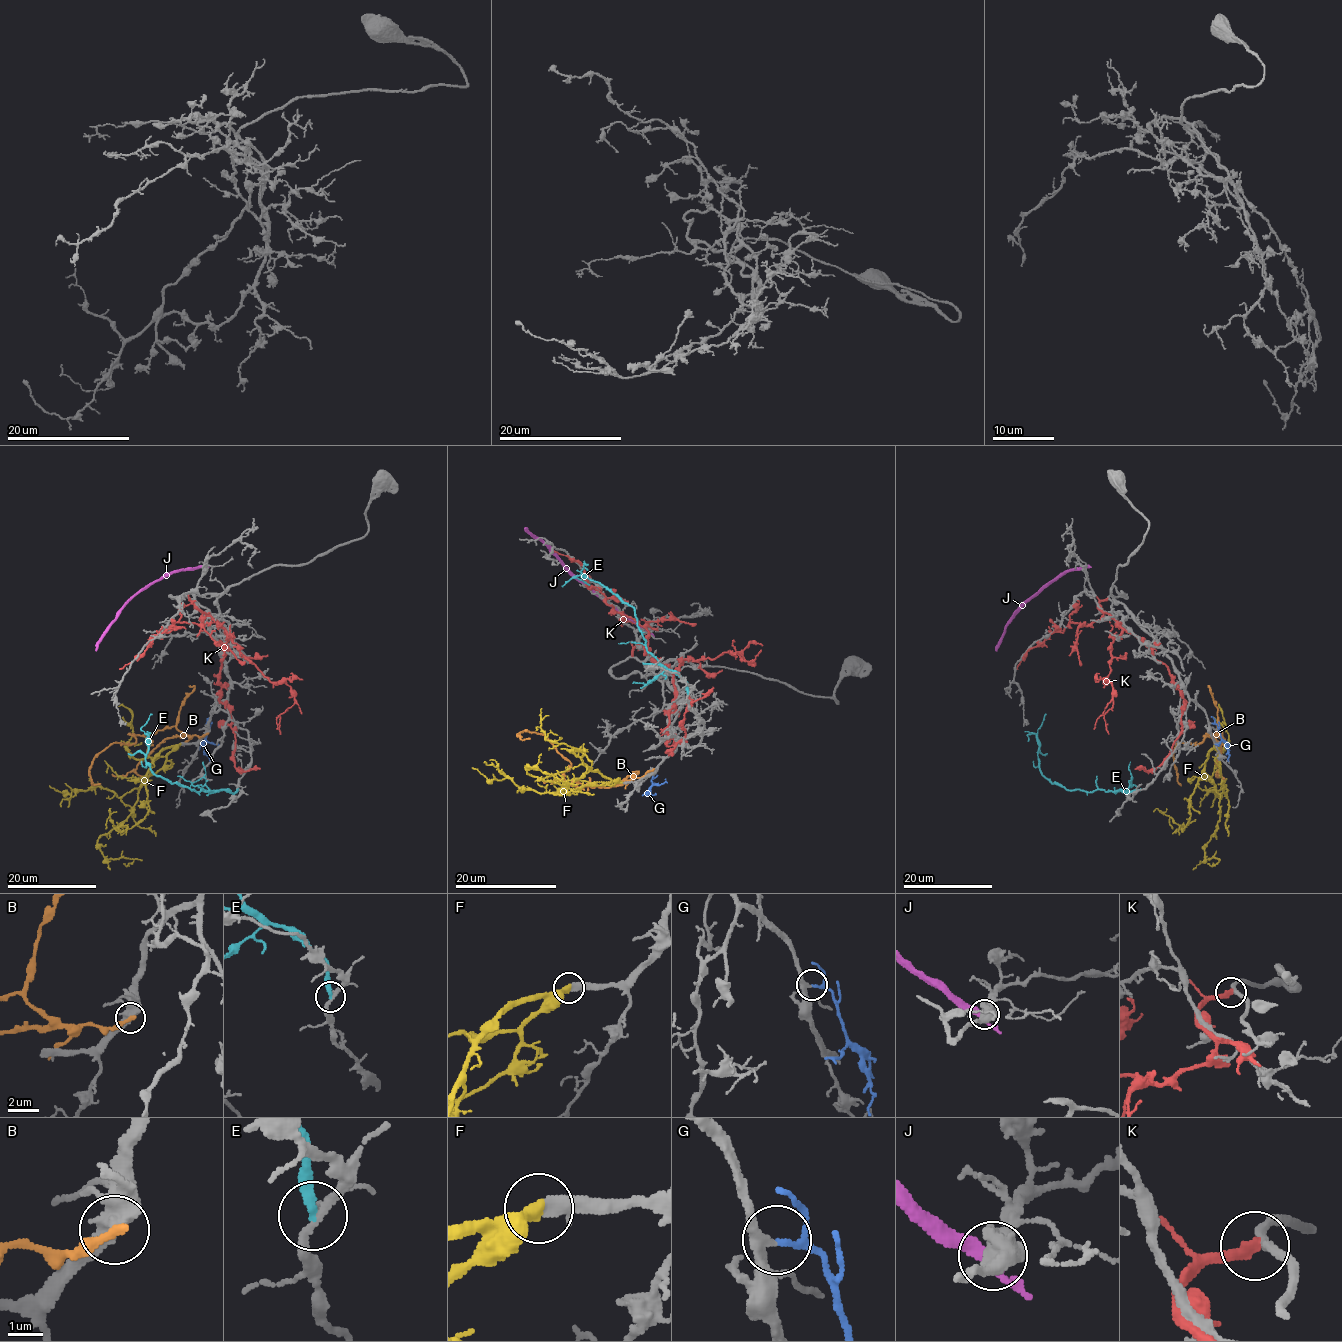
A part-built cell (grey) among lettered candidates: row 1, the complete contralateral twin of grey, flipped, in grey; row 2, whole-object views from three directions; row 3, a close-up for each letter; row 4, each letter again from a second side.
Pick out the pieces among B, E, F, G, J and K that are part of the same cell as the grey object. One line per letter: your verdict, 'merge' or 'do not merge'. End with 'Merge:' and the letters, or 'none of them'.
B: do not merge
E: do not merge
F: merge
G: merge
J: do not merge
K: do not merge
Merge: F, G

